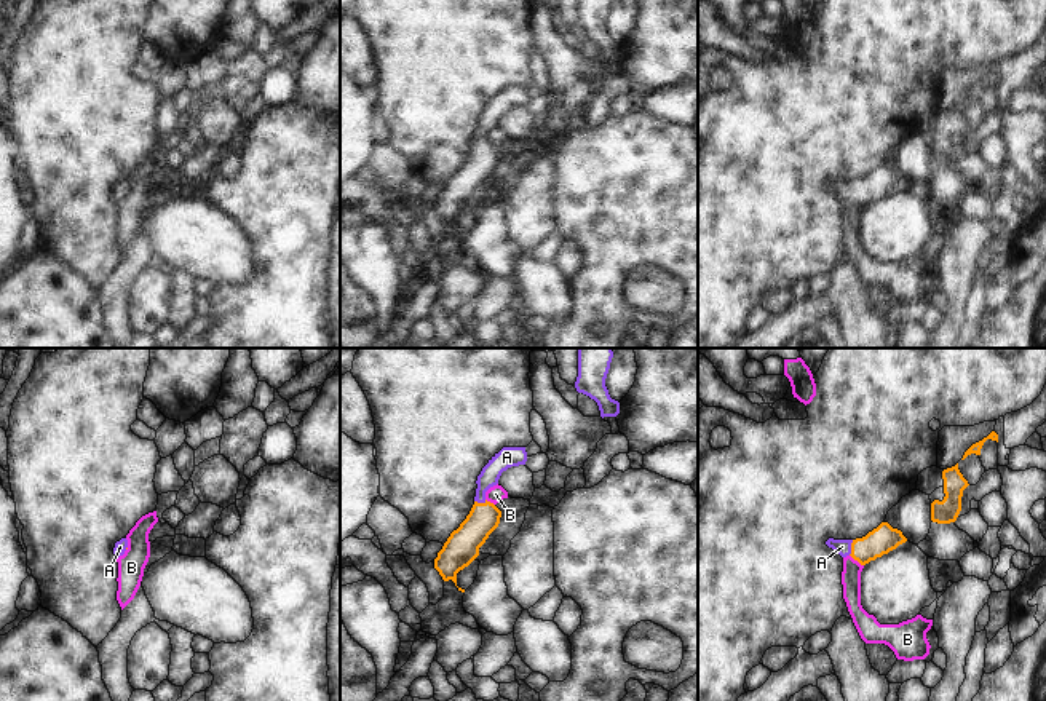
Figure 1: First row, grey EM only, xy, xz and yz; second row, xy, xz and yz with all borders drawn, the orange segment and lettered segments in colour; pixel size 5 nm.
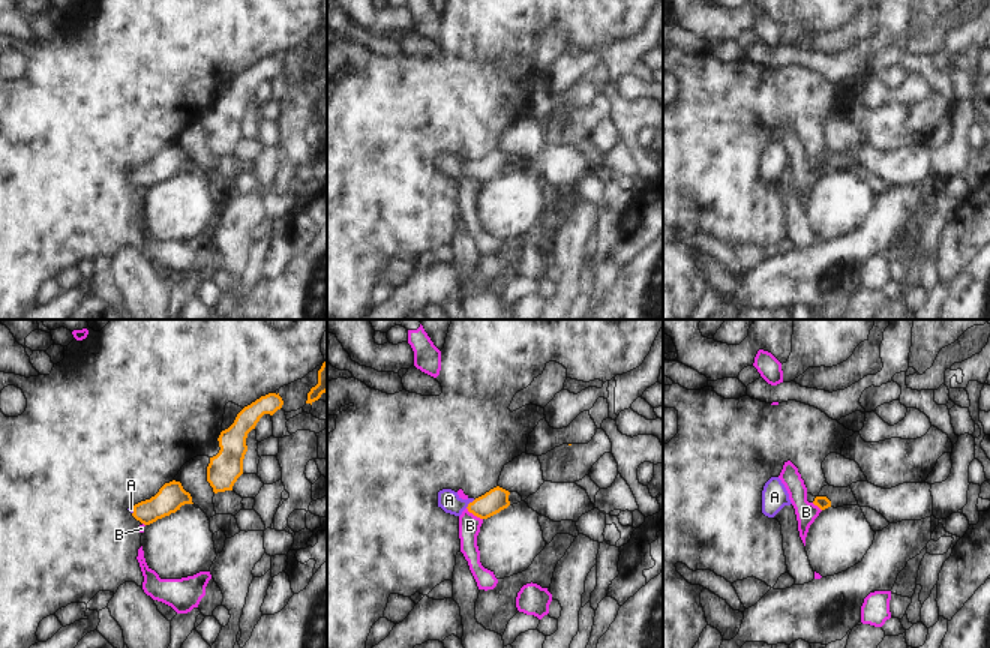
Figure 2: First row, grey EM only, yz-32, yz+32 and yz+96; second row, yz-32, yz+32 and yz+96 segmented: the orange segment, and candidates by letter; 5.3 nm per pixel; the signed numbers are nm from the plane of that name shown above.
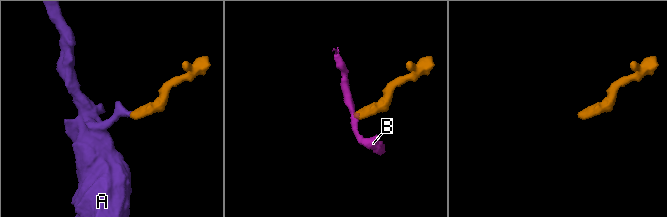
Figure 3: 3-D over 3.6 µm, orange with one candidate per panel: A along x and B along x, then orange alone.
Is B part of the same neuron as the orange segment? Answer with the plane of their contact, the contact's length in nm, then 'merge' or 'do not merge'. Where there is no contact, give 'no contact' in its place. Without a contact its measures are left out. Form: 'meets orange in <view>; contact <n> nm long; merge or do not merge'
meets orange in yz; contact 90 nm long; do not merge

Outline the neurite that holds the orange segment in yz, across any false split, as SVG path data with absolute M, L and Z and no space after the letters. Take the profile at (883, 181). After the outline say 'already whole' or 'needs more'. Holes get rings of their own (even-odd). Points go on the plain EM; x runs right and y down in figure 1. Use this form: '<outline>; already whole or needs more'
M882 164L877 171L869 174L862 180L856 182L834 182L829 180L826 187L837 193L842 200L851 198L861 208L888 196L899 187L905 185L907 180L901 172L893 171L888 164Z; needs more

